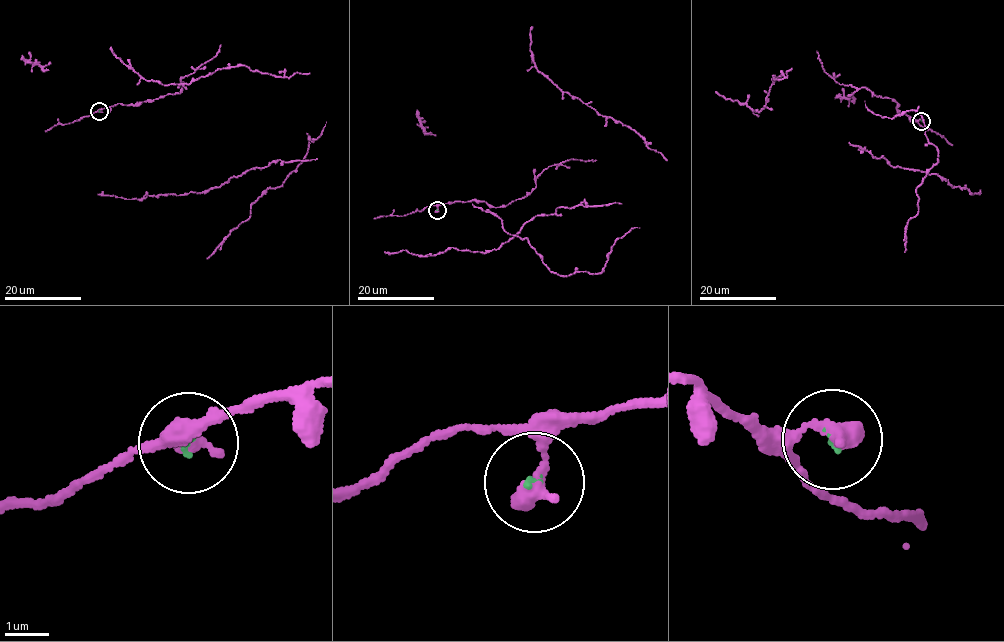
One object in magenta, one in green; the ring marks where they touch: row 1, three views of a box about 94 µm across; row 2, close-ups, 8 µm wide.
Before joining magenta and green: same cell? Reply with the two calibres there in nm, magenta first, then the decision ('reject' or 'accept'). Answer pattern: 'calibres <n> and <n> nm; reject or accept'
calibres 480 and 60 nm; accept

